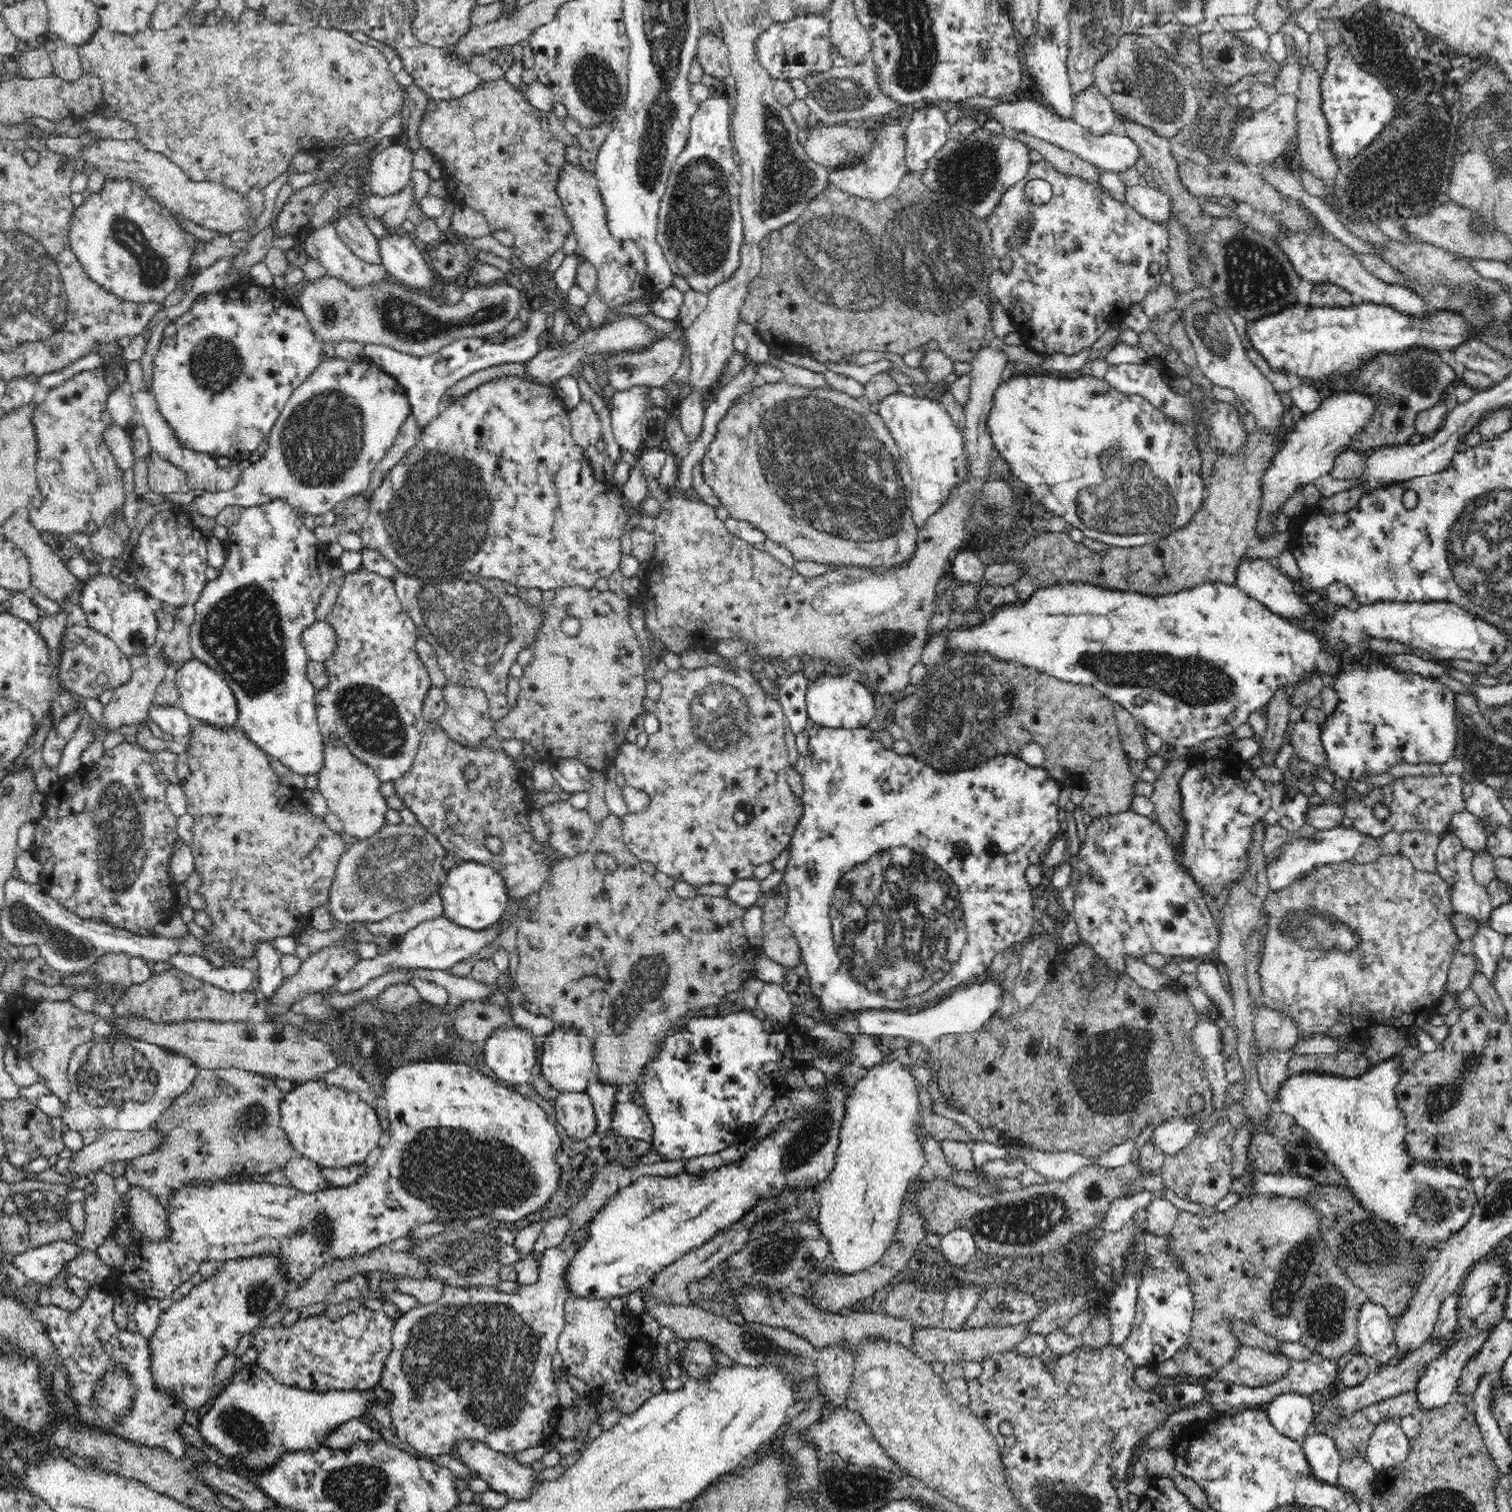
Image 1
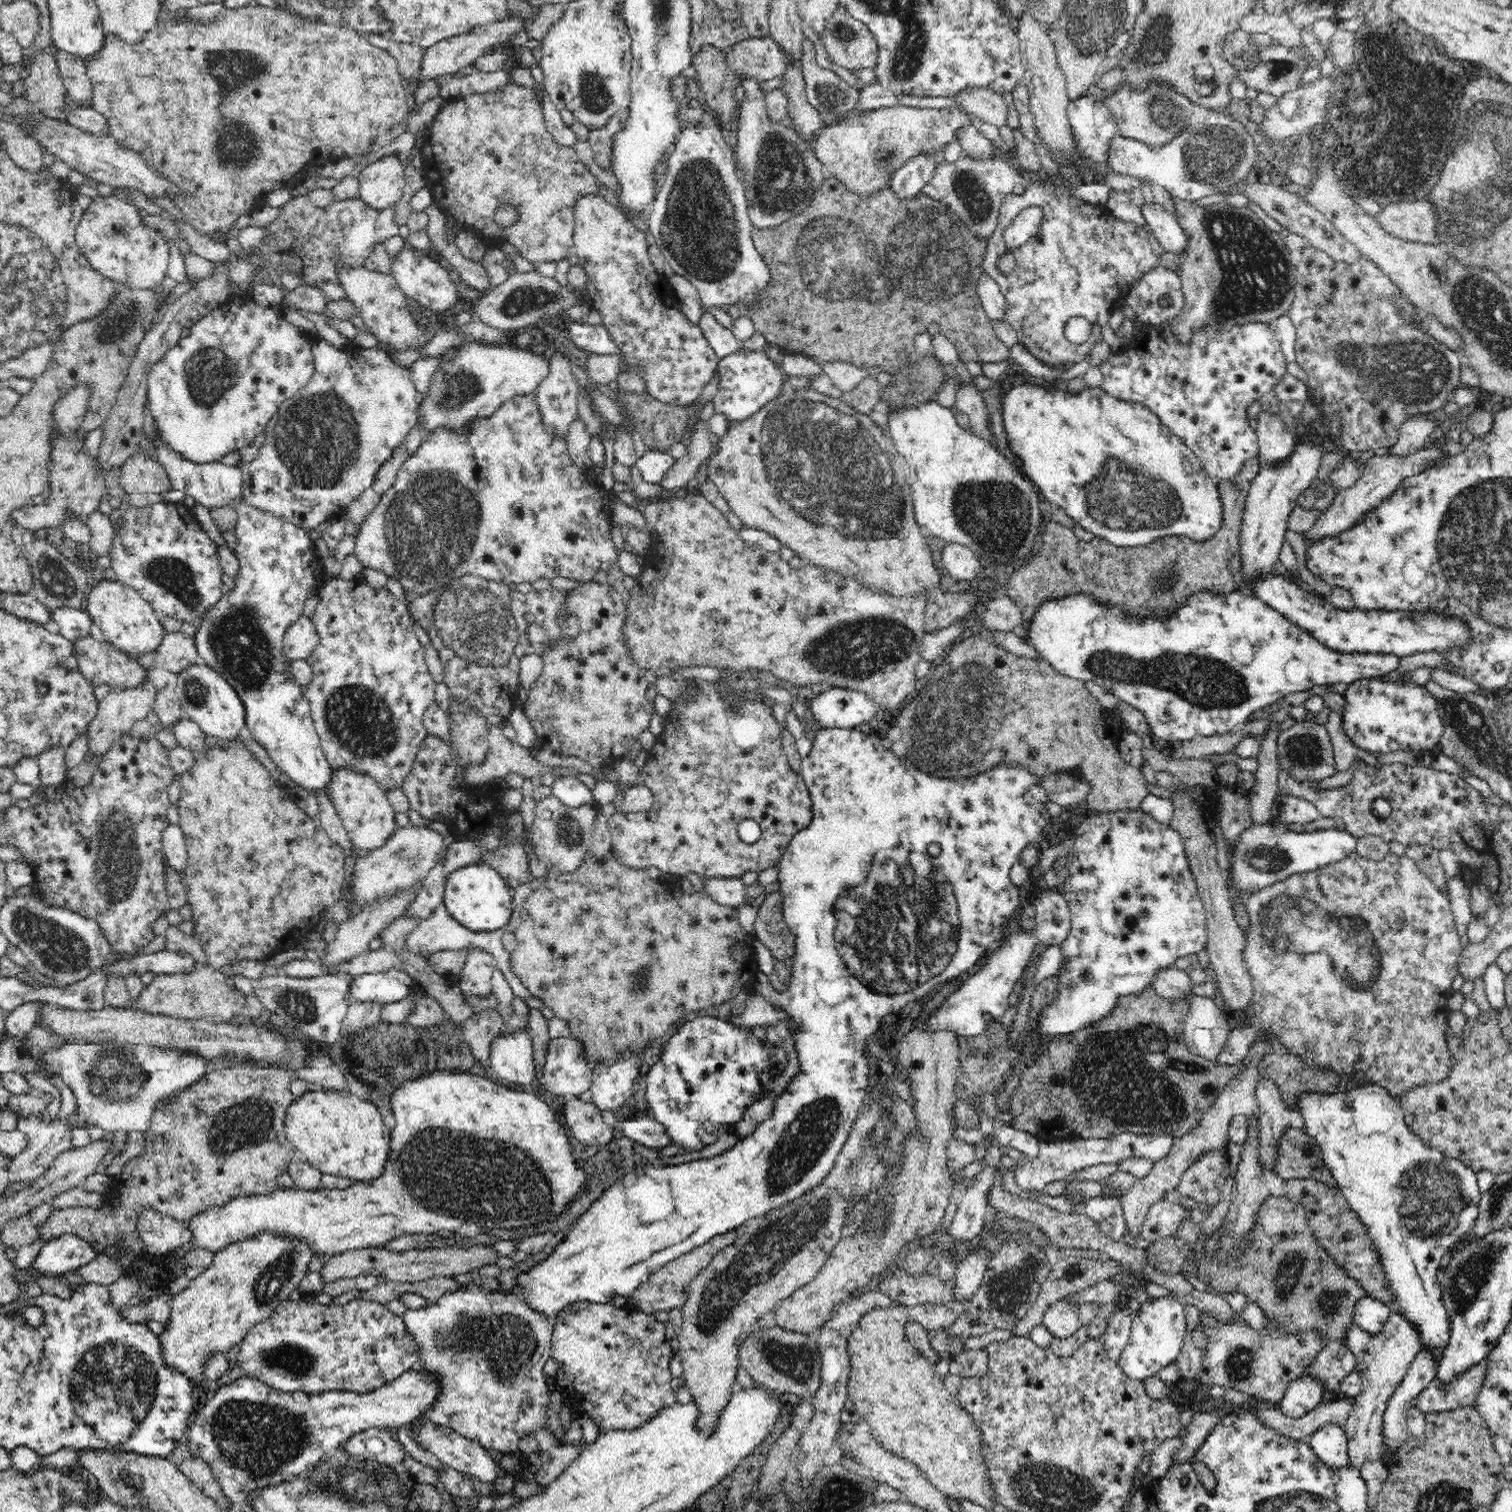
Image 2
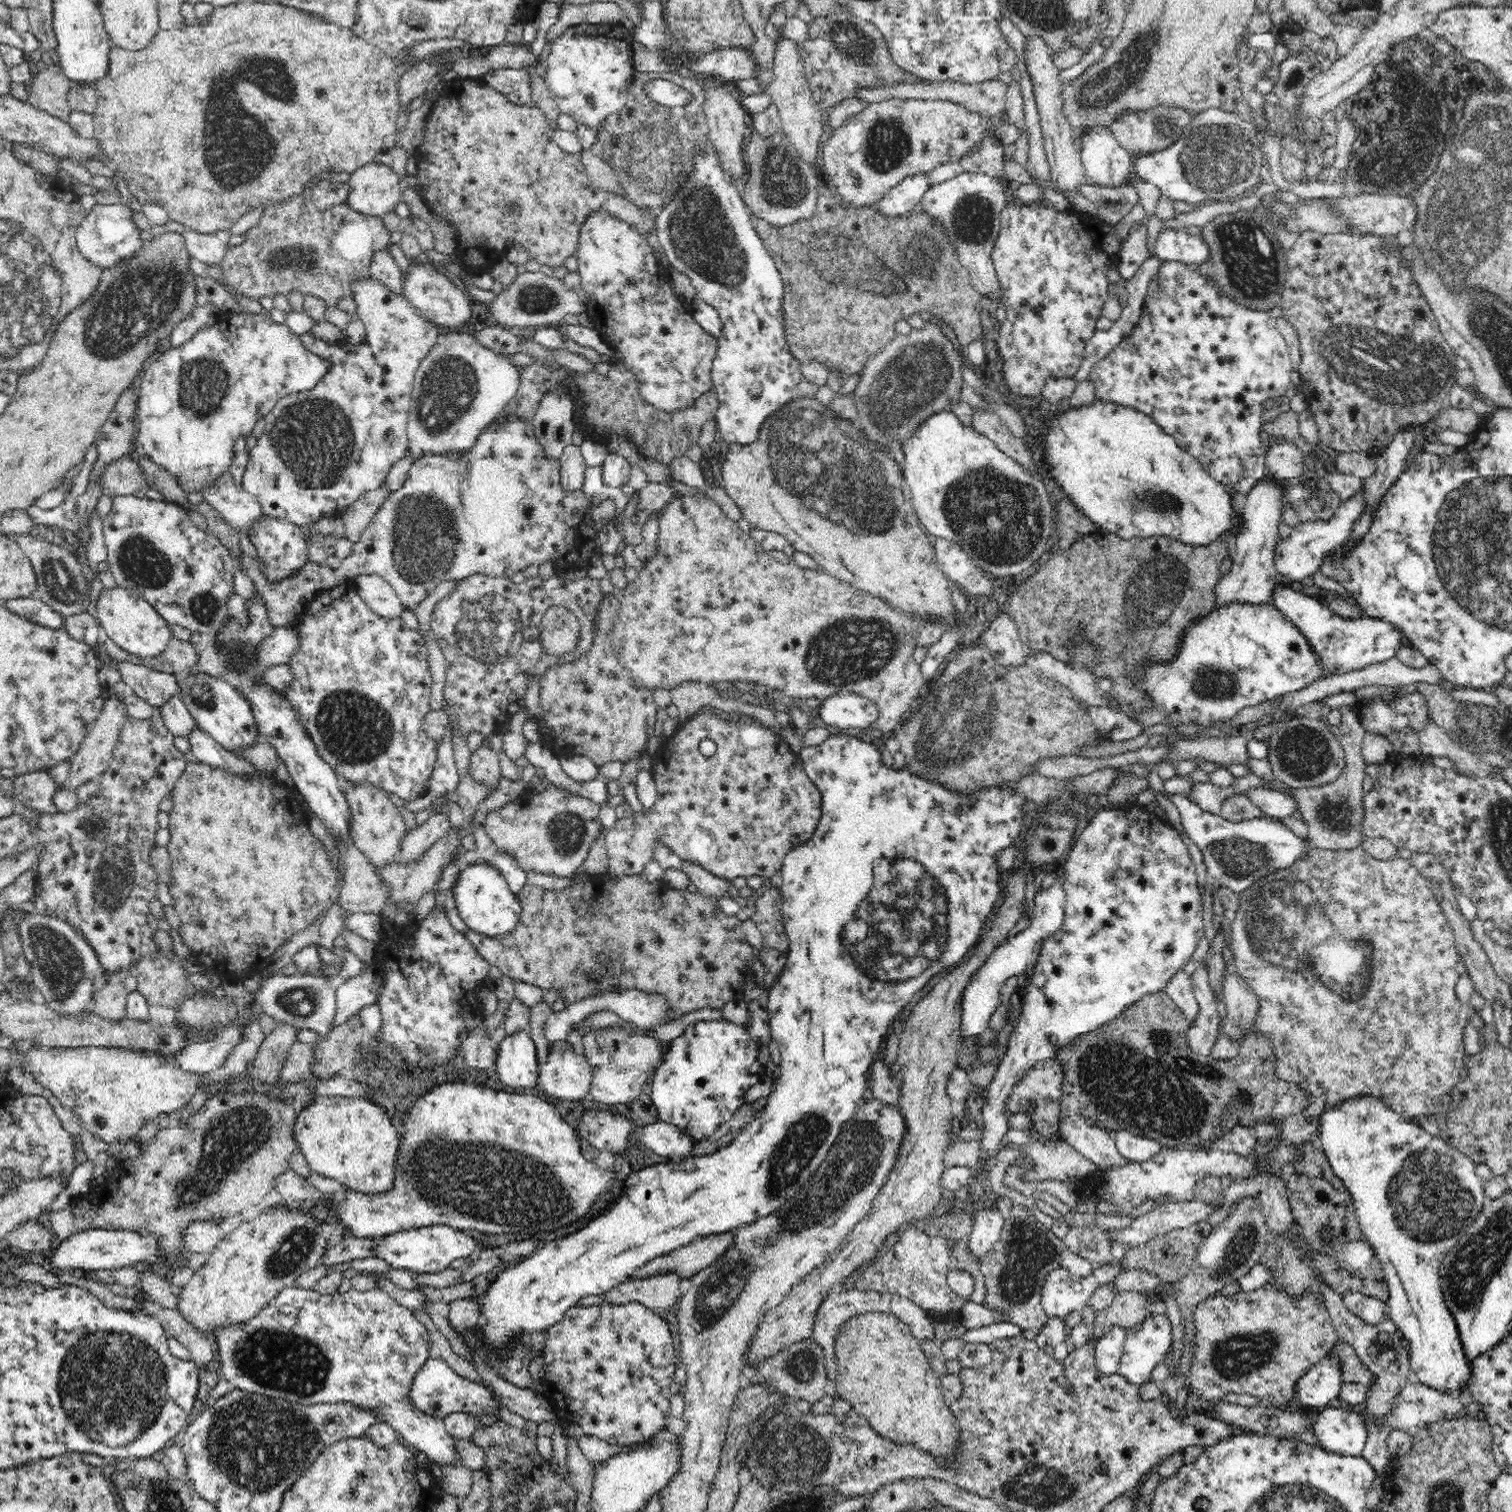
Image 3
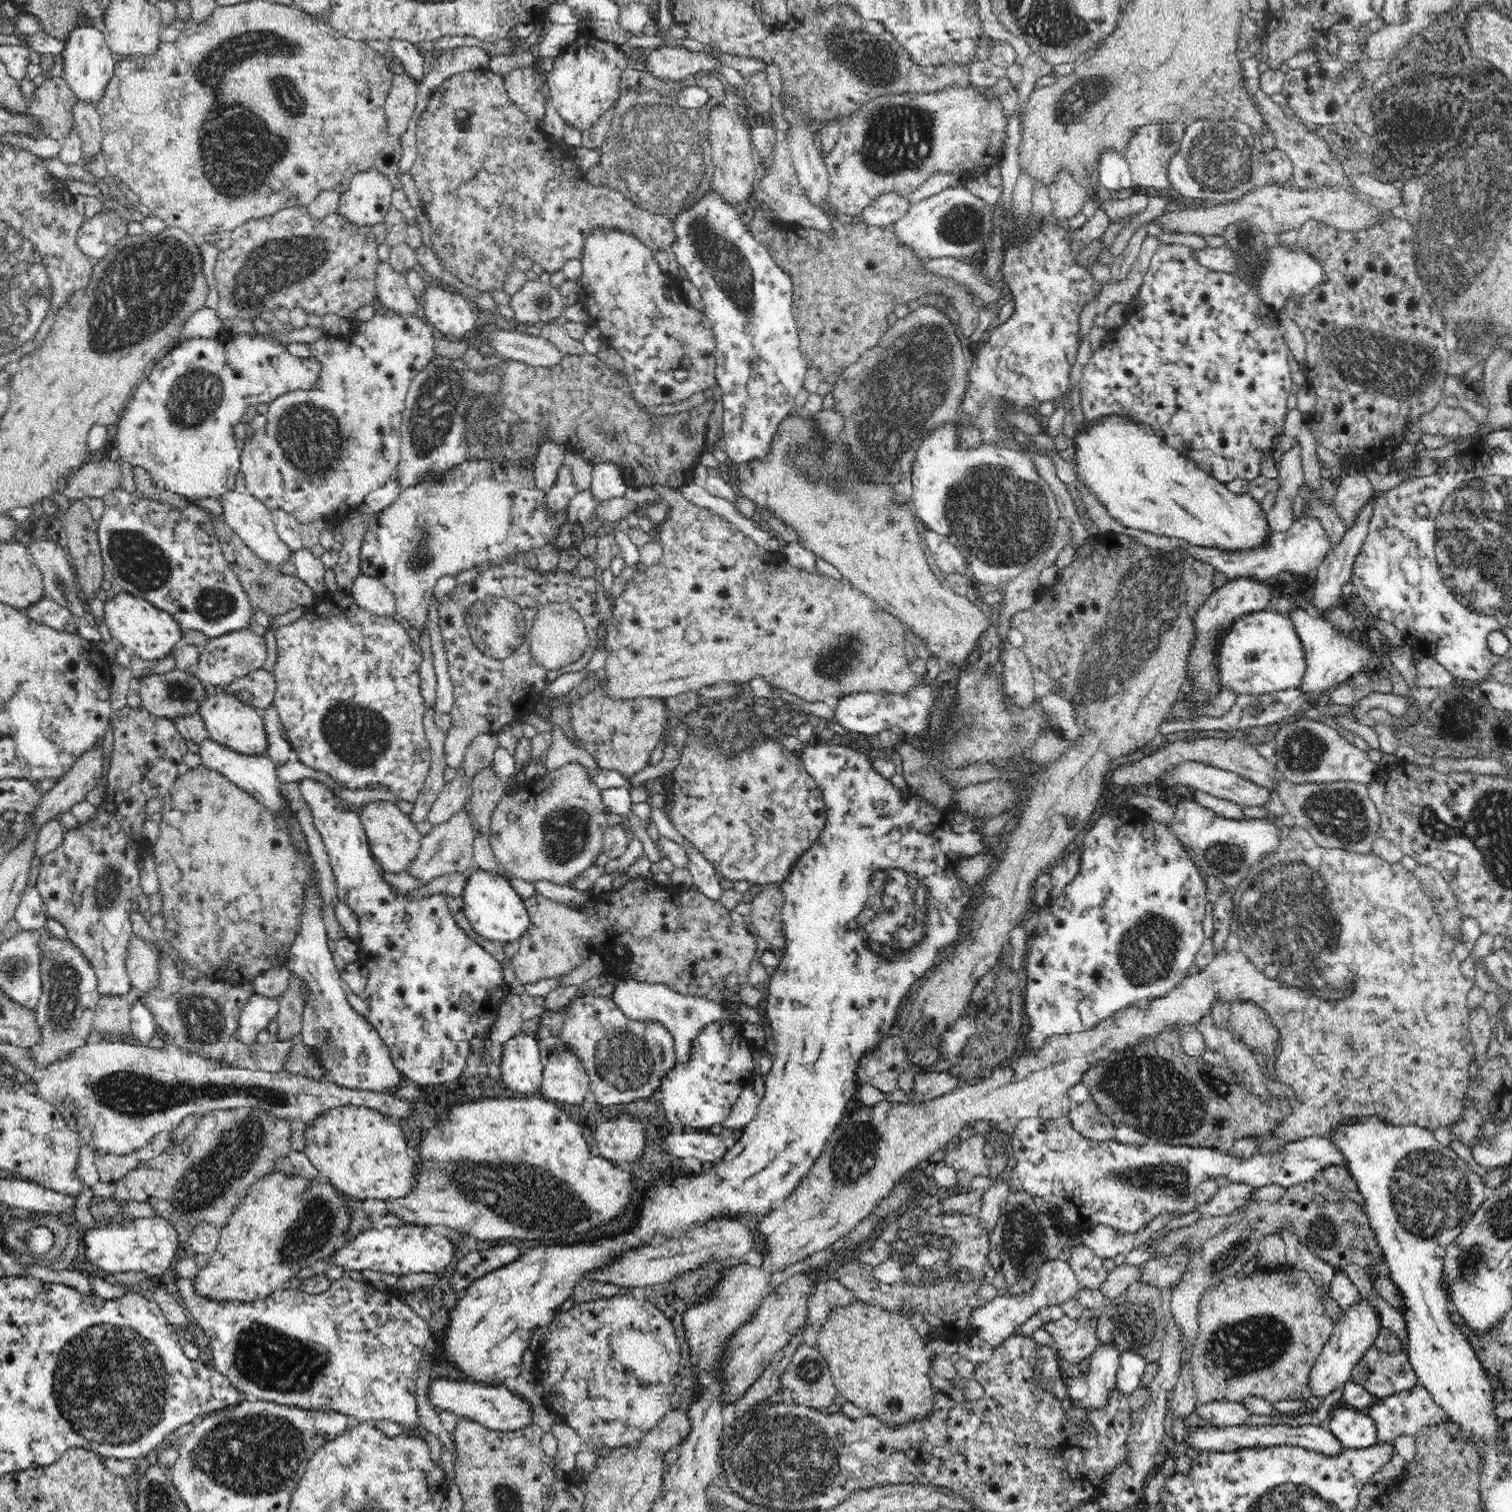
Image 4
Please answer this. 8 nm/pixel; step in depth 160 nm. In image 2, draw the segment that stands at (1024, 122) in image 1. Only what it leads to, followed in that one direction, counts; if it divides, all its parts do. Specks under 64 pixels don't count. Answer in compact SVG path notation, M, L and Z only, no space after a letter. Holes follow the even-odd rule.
M1195 105L1192 122L1186 125L1184 132L1164 146L1152 148L1140 141L1116 136L1112 143L1110 162L1115 173L1132 177L1139 182L1149 181L1150 184L1164 186L1172 198L1192 203L1212 194L1243 194L1245 184L1250 182L1255 173L1254 164L1258 153L1246 126L1221 110L1207 110L1201 105Z

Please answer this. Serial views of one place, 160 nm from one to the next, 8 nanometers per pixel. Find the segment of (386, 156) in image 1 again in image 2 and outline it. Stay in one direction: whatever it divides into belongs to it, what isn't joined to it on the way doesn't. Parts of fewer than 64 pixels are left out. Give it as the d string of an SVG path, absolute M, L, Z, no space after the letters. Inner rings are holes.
M394 156L367 161L356 178L359 183L356 198L370 209L381 211L392 208L404 196L404 169Z

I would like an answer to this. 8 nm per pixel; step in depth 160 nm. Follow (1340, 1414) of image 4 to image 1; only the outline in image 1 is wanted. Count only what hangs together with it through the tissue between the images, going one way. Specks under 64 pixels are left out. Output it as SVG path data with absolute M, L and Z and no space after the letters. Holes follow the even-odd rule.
M1311 1430L1305 1435L1303 1449L1316 1476L1328 1482L1338 1481L1342 1456L1331 1436L1325 1432Z

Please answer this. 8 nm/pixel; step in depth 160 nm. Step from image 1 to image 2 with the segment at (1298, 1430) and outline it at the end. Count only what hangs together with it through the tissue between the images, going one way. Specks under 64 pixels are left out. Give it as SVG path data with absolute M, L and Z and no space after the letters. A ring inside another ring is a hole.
M1304 1374L1287 1384L1279 1408L1290 1416L1302 1416L1318 1405L1331 1400L1333 1393L1330 1388L1327 1388L1327 1382L1319 1378L1319 1375Z

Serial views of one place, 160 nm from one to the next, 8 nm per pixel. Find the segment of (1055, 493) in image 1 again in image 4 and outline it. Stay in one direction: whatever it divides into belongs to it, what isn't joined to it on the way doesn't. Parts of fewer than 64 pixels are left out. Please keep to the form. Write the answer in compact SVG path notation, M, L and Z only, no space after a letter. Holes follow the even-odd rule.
M1110 417L1090 429L1085 428L1083 433L1076 436L1073 445L1076 448L1074 460L1078 479L1097 495L1109 514L1124 527L1174 540L1183 539L1186 543L1228 554L1252 554L1254 550L1264 550L1271 545L1274 529L1268 523L1261 501L1248 493L1232 493L1225 483L1208 476L1194 461L1164 444L1152 433L1152 429L1134 425L1120 417Z

